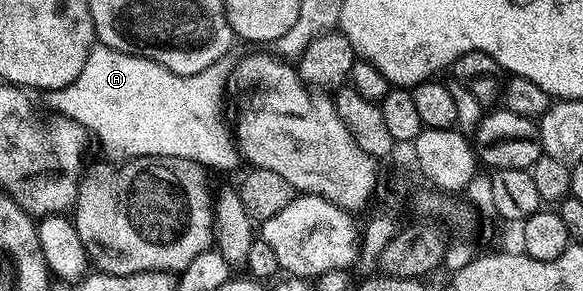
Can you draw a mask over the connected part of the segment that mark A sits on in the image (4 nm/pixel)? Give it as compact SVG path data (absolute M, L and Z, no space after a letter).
M96 45L92 47L77 81L48 92L46 99L50 110L77 121L94 138L96 135L108 160L148 159L160 155L188 159L212 172L231 171L241 163L241 156L232 124L223 116L223 98L229 95L229 67L227 69L225 64L223 61L214 63L196 75L178 75L144 55L130 55L112 47Z

